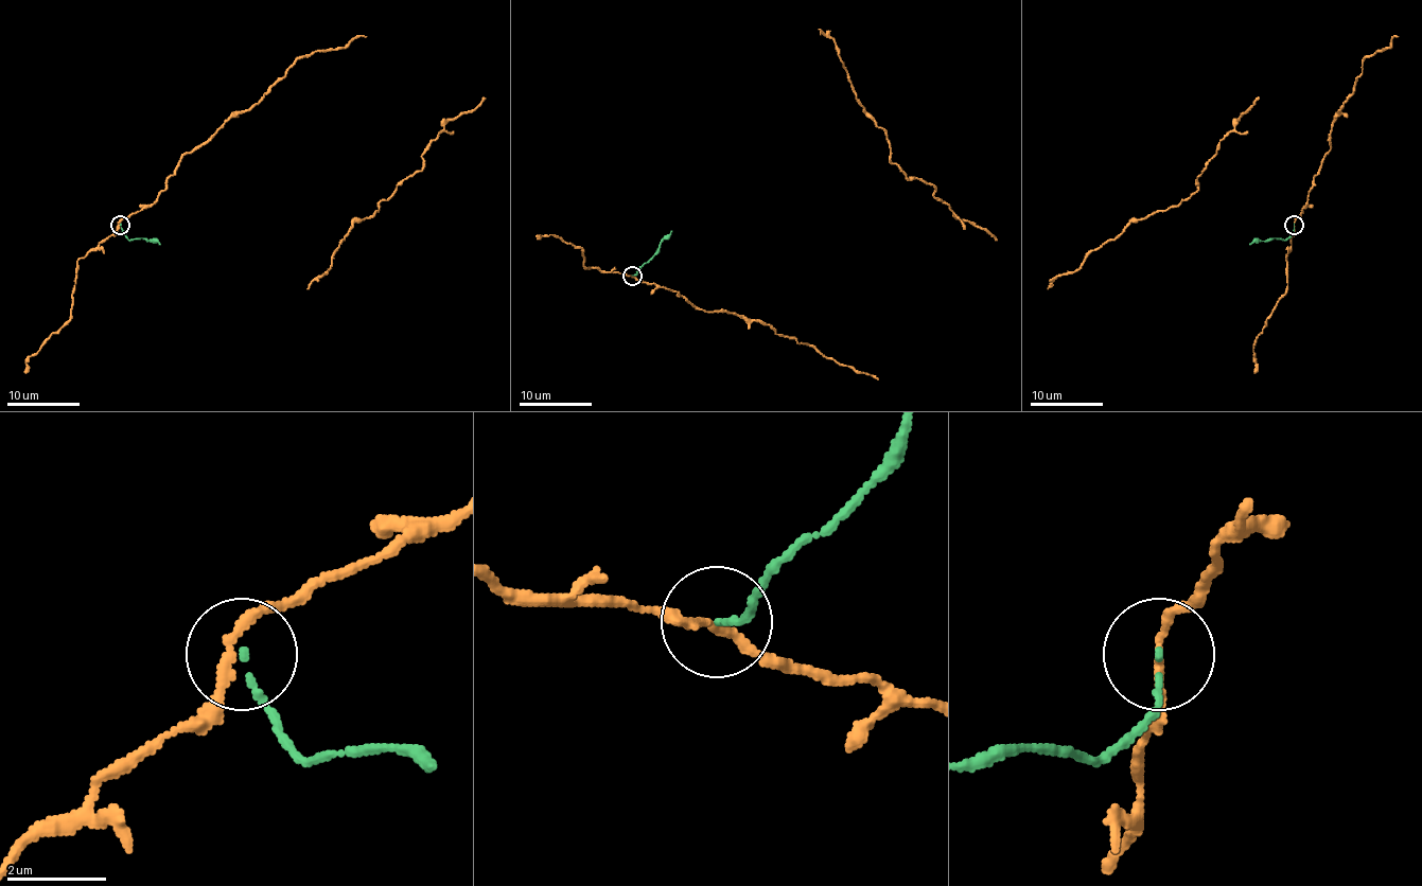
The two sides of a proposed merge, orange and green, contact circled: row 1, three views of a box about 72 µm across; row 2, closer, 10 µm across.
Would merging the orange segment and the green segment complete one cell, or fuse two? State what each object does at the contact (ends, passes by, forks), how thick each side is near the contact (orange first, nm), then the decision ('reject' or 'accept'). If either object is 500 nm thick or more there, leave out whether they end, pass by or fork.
orange passes by; green ends there; 160 nm thick on the orange side, 120 nm on the other; reject

